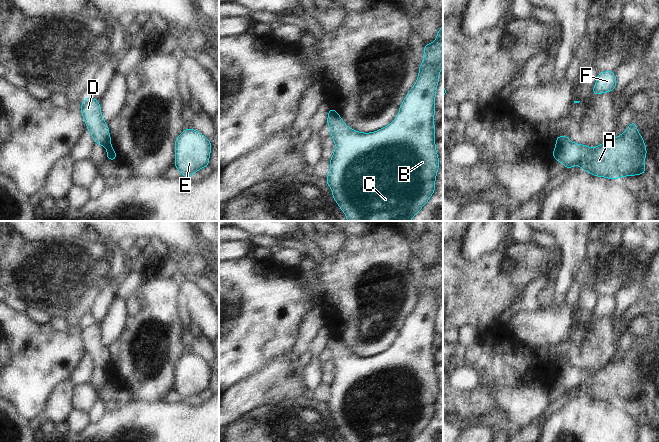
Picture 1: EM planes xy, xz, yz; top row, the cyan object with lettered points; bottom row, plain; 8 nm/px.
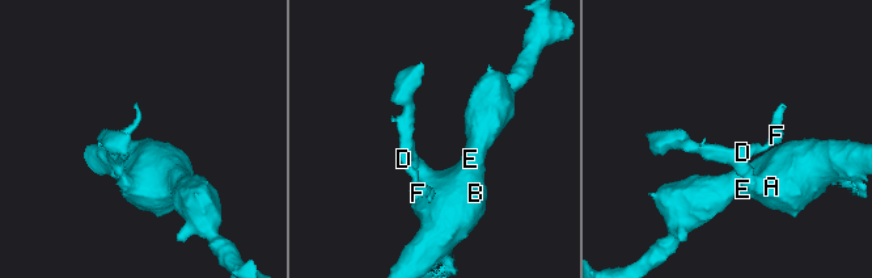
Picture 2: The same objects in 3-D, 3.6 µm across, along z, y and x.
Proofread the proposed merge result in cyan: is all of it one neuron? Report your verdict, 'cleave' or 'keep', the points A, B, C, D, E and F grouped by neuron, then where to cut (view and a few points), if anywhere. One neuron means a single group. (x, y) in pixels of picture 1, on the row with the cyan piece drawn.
cleave; A B C E / D F; cut in yz along (569, 141), (563, 141), (556, 146)

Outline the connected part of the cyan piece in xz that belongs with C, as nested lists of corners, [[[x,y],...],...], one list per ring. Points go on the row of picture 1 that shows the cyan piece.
[[[443,25],[436,40],[425,44],[423,60],[415,85],[390,125],[373,133],[360,133],[347,127],[335,110],[327,118],[336,148],[326,182],[348,221],[410,221],[435,191],[439,158],[433,116],[443,67]]]

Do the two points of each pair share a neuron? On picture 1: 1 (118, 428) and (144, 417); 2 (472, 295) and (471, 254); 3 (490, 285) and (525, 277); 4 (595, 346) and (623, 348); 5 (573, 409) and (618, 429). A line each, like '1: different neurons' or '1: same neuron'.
1: same neuron
2: different neurons
3: same neuron
4: different neurons
5: same neuron

